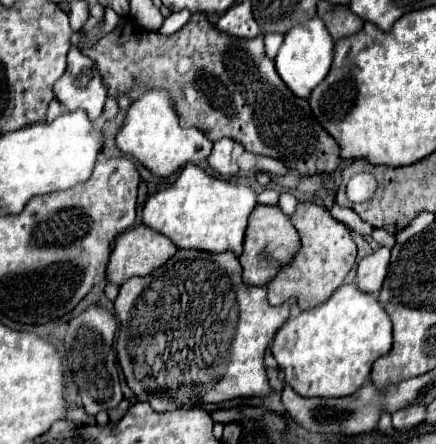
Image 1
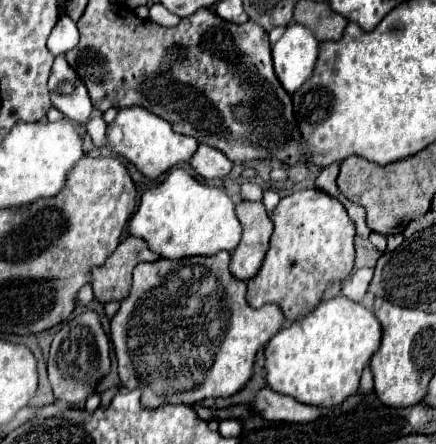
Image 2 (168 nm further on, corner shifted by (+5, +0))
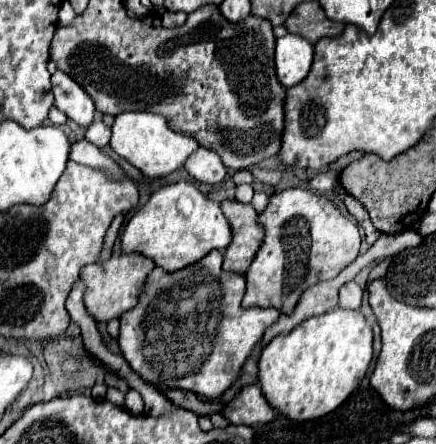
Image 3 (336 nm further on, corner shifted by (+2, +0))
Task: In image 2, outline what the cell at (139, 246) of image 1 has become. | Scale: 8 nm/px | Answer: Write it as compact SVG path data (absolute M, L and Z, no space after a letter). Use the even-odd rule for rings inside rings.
M128 236L120 242L116 252L102 264L90 268L94 298L102 304L112 300L120 302L130 294L132 286L132 270L140 262L156 262L158 254L154 254L142 238Z

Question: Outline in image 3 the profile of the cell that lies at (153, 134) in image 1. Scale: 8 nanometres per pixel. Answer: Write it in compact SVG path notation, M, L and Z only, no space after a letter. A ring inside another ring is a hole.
M121 112L119 116L115 116L115 124L111 126L111 130L111 148L149 178L171 174L173 170L181 168L185 160L199 148L195 138L173 132L163 116L151 112Z

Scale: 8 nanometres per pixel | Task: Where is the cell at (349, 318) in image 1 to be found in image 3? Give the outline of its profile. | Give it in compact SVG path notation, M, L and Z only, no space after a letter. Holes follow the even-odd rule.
M337 306L331 312L325 312L323 316L307 318L303 324L293 328L289 334L275 336L261 352L259 384L261 384L265 398L281 414L289 416L291 420L299 420L299 422L313 420L313 418L321 418L333 412L337 406L341 406L349 398L349 394L365 378L371 358L373 358L371 324L365 320L365 316L359 310L347 310L347 308Z

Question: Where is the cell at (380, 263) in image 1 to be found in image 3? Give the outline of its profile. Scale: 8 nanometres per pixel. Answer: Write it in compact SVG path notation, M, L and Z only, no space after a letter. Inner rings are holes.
M347 282L339 290L339 306L343 308L361 308L361 298L363 298L363 288L357 282Z

